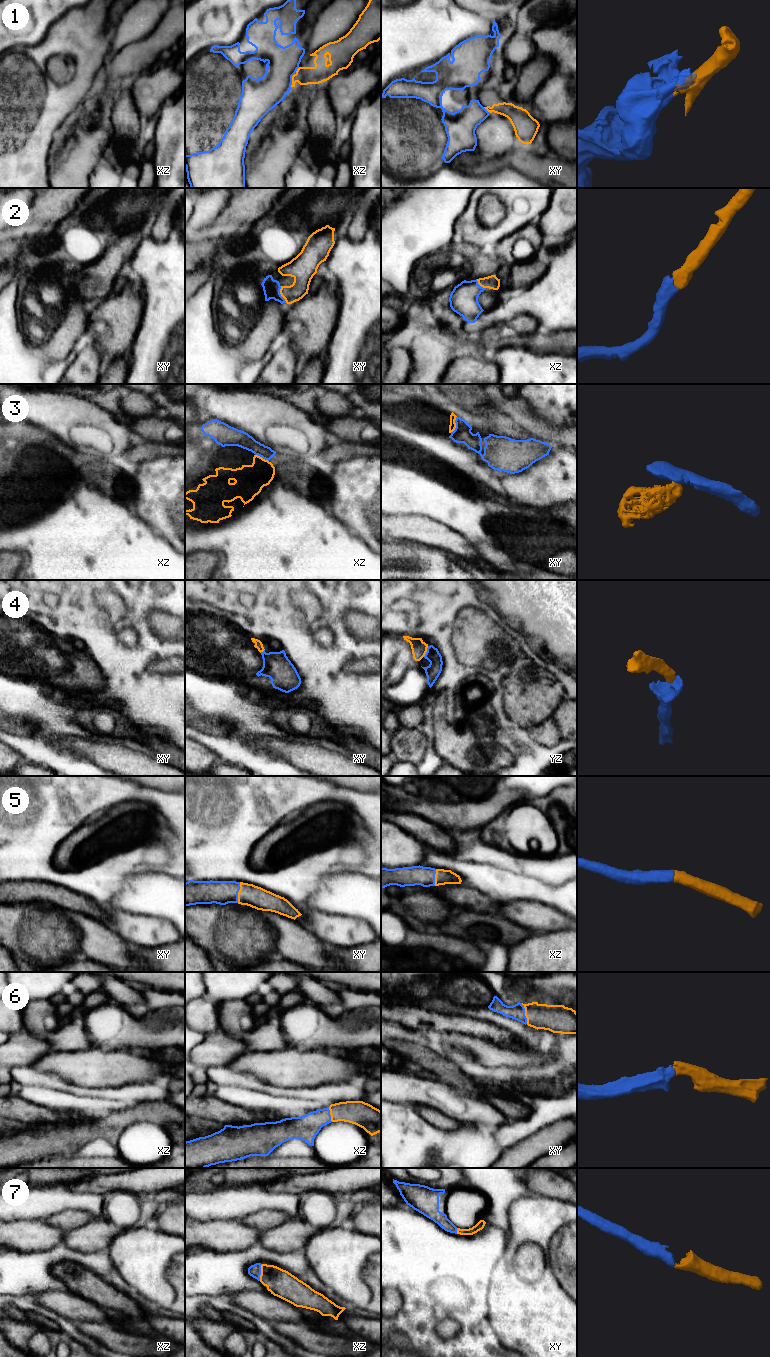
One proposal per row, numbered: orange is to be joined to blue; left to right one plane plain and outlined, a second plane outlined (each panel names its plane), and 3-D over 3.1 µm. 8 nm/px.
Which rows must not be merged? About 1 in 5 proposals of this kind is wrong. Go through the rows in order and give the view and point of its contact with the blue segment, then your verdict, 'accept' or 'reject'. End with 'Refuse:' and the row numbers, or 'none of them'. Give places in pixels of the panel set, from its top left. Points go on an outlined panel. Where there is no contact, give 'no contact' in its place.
1: xz (291, 77) | reject
2: xy (280, 295) | accept
3: xy (456, 425) | accept
4: yz (427, 651) | accept
5: xy (238, 891) | accept
6: xy (524, 1013) | accept
7: xz (260, 1272) | accept
Refuse: 1

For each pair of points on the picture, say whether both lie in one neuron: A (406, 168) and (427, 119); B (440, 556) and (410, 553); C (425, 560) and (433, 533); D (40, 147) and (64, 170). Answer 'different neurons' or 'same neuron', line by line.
A: same neuron
B: same neuron
C: different neurons
D: different neurons

